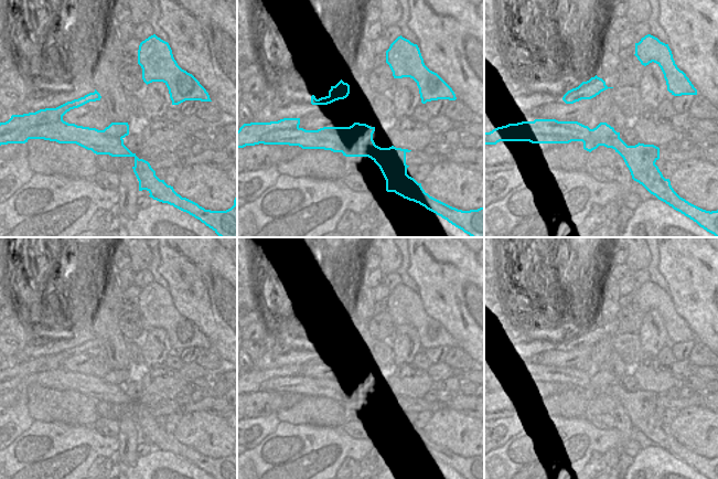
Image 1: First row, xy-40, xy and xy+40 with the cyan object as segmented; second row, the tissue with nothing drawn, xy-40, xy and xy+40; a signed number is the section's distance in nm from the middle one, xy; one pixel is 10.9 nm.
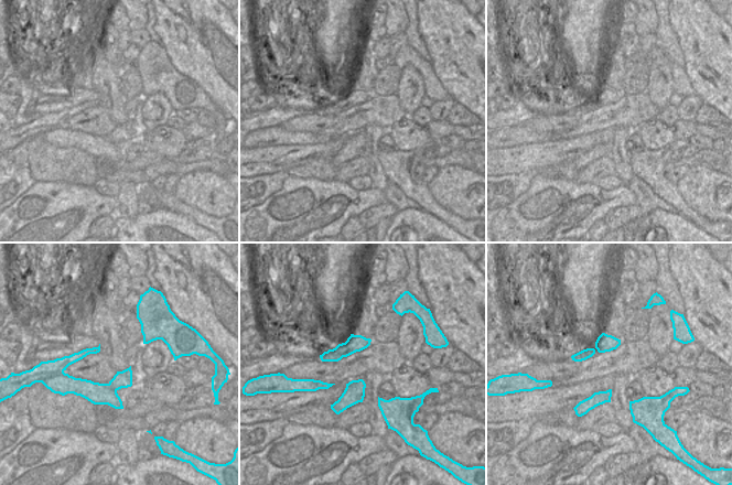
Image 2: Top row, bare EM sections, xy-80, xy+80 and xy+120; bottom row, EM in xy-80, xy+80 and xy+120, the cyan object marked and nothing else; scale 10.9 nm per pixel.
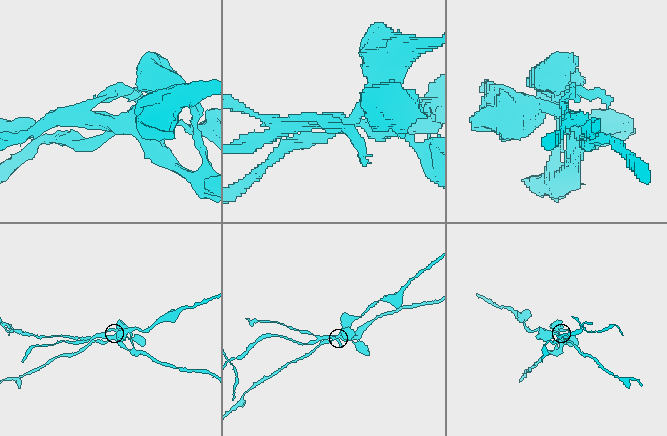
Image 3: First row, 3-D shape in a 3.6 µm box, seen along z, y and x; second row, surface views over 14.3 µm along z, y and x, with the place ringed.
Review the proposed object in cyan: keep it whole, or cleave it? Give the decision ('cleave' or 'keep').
cleave

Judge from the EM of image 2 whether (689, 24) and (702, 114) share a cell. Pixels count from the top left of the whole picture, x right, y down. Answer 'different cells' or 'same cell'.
different cells

